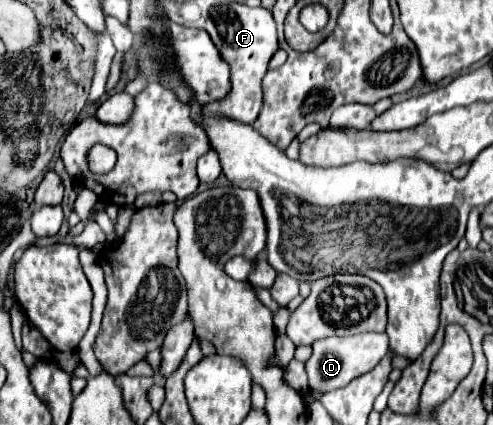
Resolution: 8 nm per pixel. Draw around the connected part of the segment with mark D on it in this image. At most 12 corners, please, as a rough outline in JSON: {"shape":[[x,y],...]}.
{"shape":[[385,332],[313,344],[309,388],[331,392],[375,368]]}

